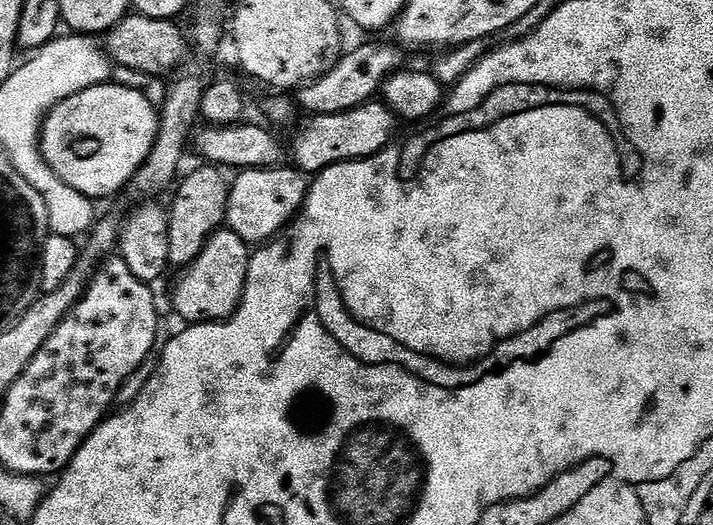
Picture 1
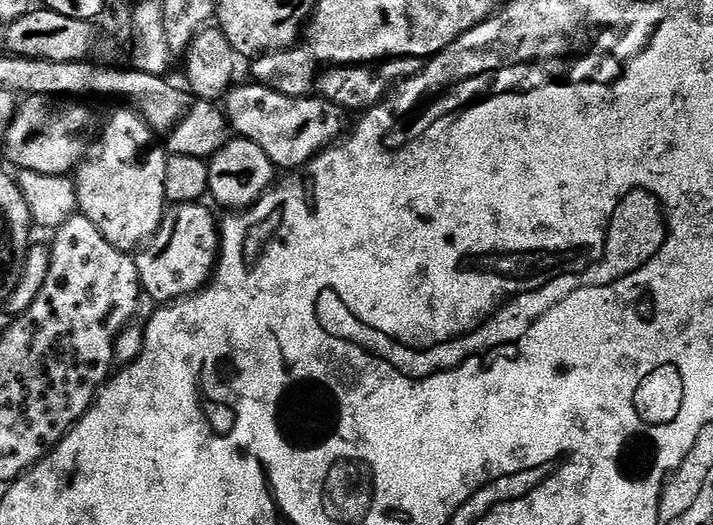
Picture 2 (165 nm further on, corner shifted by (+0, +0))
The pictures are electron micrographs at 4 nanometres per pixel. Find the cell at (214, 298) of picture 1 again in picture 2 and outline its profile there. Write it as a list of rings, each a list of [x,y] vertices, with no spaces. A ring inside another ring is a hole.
[[[197,202],[195,204],[172,204],[171,207],[167,209],[164,213],[164,217],[162,218],[162,222],[160,223],[160,229],[153,234],[152,239],[148,241],[147,244],[144,245],[143,248],[139,249],[135,253],[134,259],[136,261],[136,265],[138,266],[138,278],[140,279],[140,286],[145,297],[148,296],[152,300],[157,300],[155,303],[157,305],[163,306],[166,304],[173,303],[178,300],[183,300],[186,296],[195,296],[196,293],[200,292],[204,288],[207,288],[208,281],[212,279],[216,274],[216,265],[220,263],[220,230],[221,225],[216,224],[216,216],[211,212],[210,209],[207,208],[207,203]]]

